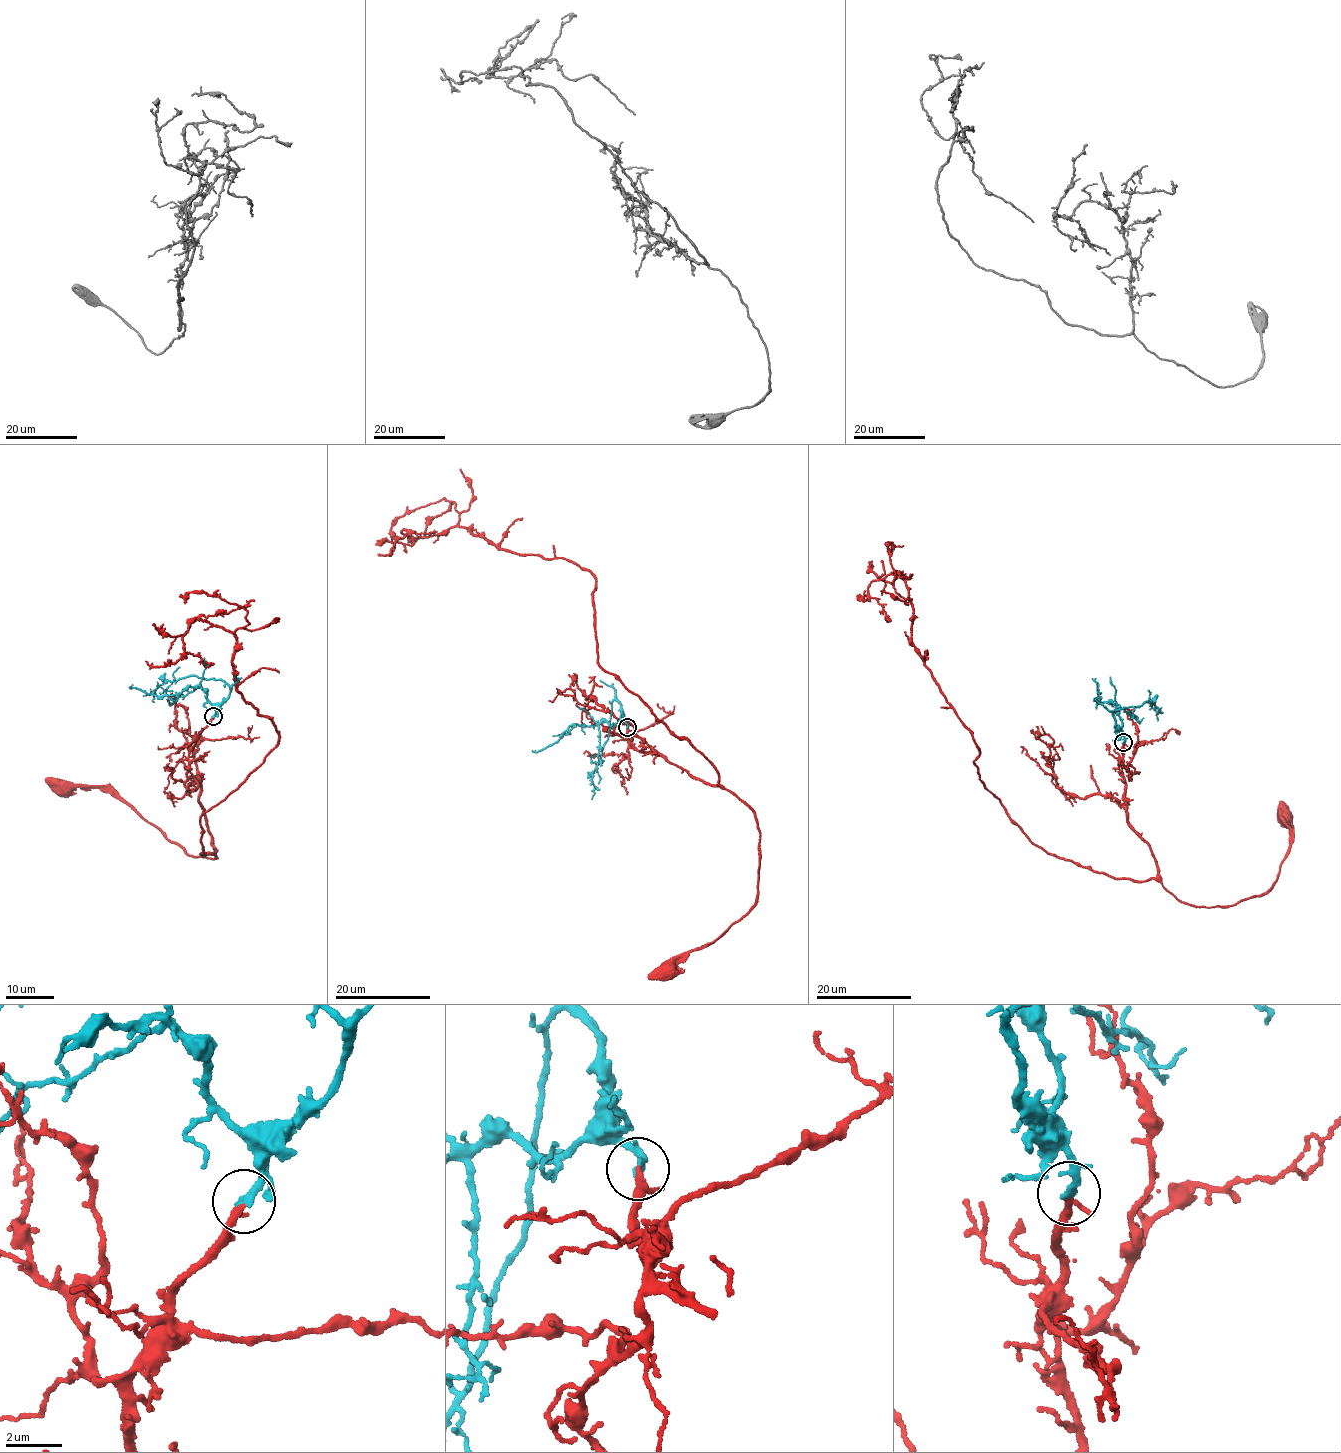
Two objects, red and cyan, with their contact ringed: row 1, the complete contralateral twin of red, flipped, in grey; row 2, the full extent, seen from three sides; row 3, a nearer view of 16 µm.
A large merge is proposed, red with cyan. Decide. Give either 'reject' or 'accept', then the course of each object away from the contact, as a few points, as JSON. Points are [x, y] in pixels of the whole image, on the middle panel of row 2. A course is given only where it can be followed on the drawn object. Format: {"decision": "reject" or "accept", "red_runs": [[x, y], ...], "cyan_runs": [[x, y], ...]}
{"decision": "accept", "red_runs": [[627, 727], [629, 745], [730, 791], [753, 812], [760, 831], [757, 904], [668, 973]], "cyan_runs": [[626, 727], [620, 712], [621, 705], [614, 700], [609, 735], [594, 770], [591, 799]]}

